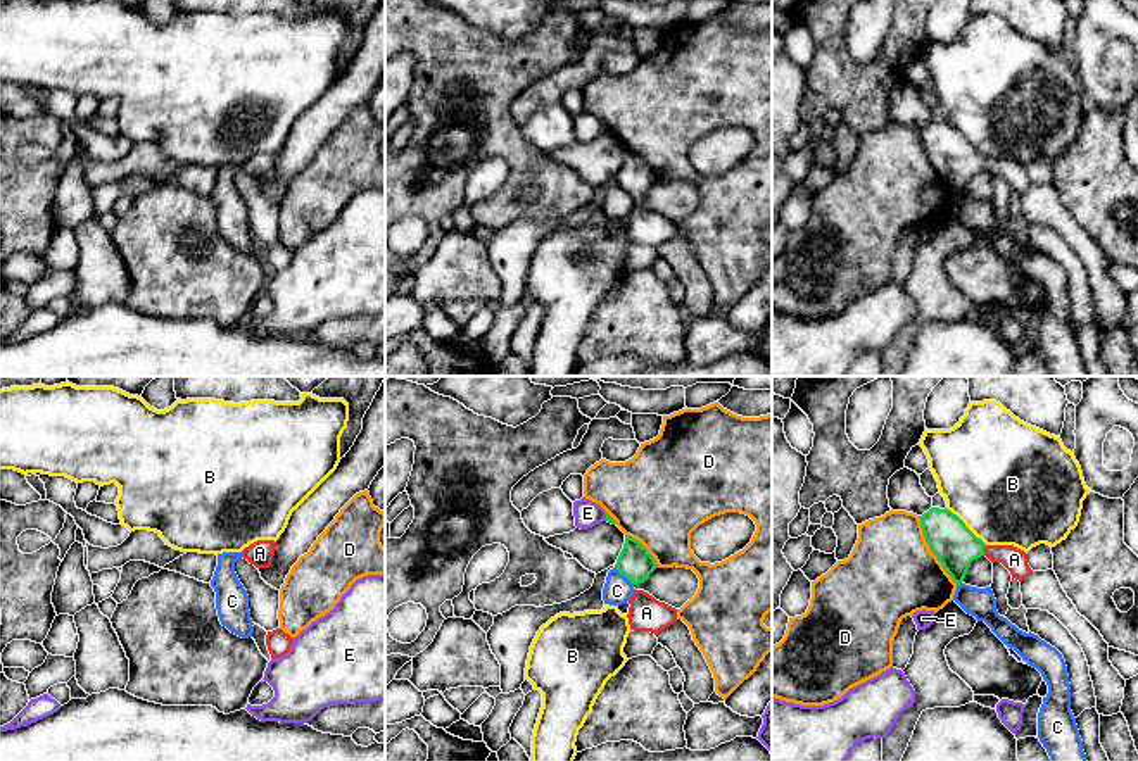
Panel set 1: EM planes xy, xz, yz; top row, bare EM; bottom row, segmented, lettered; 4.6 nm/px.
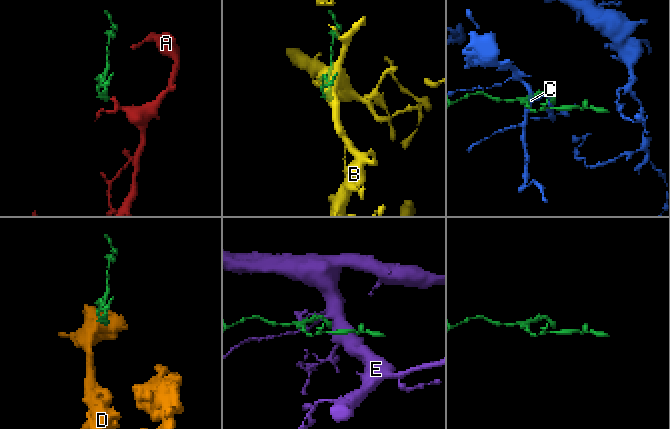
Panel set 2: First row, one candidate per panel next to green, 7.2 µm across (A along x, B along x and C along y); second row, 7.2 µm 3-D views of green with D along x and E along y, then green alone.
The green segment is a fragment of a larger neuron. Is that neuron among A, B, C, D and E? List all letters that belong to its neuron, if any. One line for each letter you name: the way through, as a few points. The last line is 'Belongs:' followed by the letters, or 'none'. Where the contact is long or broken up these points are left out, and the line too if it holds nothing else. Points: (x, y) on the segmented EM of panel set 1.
A: Path across: yz (950, 540), (957, 547), (983, 551), (1002, 553), (1014, 559)
Belongs: A

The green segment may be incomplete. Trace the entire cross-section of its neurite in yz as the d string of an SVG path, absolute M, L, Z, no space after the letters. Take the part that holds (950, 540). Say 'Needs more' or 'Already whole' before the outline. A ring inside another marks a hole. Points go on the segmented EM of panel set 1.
Needs more. M931 507L919 518L931 552L957 585L964 582L970 563L981 556L986 556L991 563L1002 563L1019 582L1033 571L1024 550L1014 545L986 545L946 507Z

